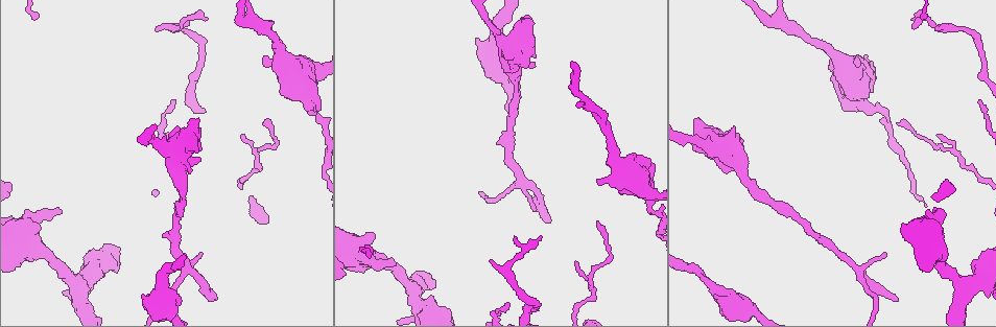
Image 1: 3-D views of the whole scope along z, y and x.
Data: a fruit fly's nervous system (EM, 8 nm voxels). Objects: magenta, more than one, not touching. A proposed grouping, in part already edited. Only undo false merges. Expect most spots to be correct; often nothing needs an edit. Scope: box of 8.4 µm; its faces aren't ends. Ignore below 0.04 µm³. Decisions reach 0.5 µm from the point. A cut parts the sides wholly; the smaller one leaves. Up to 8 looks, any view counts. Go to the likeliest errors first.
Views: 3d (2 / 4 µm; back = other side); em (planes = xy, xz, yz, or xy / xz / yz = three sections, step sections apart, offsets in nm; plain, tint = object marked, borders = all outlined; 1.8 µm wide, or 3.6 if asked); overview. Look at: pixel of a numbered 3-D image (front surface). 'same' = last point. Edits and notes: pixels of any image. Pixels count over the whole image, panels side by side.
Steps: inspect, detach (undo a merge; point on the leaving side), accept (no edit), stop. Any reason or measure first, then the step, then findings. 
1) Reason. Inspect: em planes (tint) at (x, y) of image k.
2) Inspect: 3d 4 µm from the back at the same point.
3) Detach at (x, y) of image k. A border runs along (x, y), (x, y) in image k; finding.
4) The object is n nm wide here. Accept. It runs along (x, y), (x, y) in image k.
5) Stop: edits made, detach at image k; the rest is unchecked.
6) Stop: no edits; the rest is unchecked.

Calibre changes. Inspect: em planes (plain) at (743, 175) of image 1.

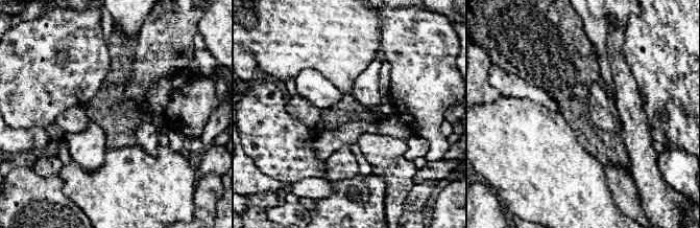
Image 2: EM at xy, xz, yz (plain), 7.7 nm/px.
Where the object lies. Inspect: em planes (tint) at the same point.

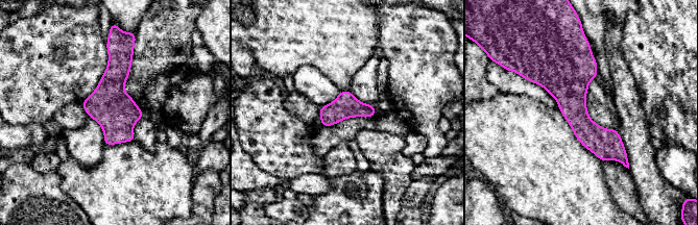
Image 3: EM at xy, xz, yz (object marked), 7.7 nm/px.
Accept. One cell here.

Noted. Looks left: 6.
Inspect: 3d 2 µm at (78, 282) of image 1.

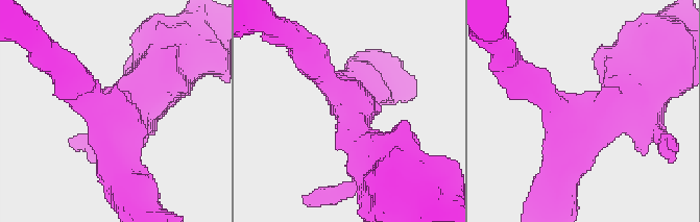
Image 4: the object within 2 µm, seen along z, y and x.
3 arms meet here; the arms are 240, 340, 420 nm wide; now the EM. Inspect: em xz step 8 (tint) at (109, 116) of image 4.

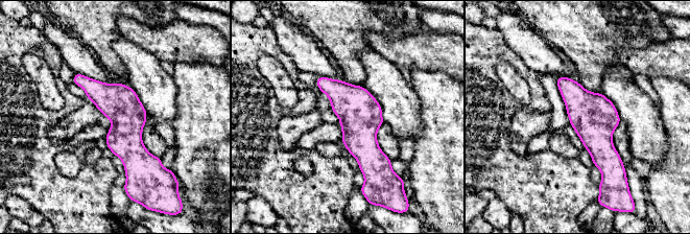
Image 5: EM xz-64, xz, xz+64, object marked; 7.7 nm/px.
Another direction. Inspect: em xy step 16 (tint) at the same point.

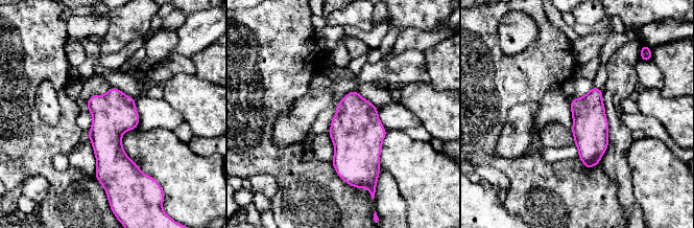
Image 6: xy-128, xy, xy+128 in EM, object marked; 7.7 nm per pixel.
Accept. Continuous, no second cell.

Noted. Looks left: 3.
Sudden change in width. Inspect: em 3.6 µm planes (tint) at (23, 245) of image 1.

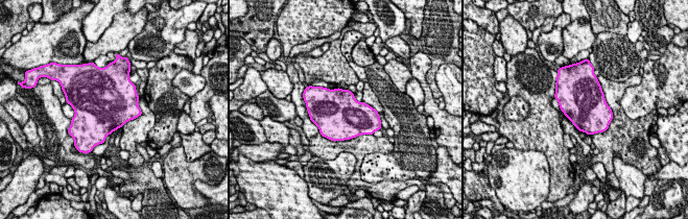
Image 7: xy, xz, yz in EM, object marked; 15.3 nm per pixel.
Accept. One cell here.

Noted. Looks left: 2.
Stop: no edits; the rest is unchecked.

